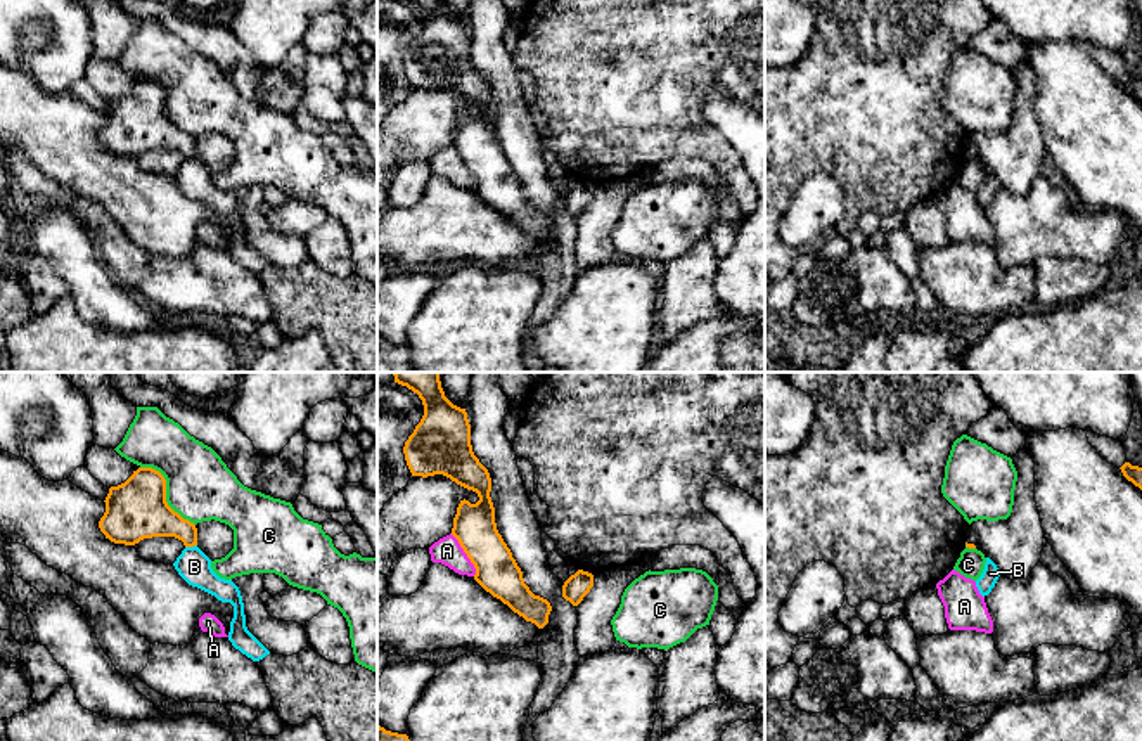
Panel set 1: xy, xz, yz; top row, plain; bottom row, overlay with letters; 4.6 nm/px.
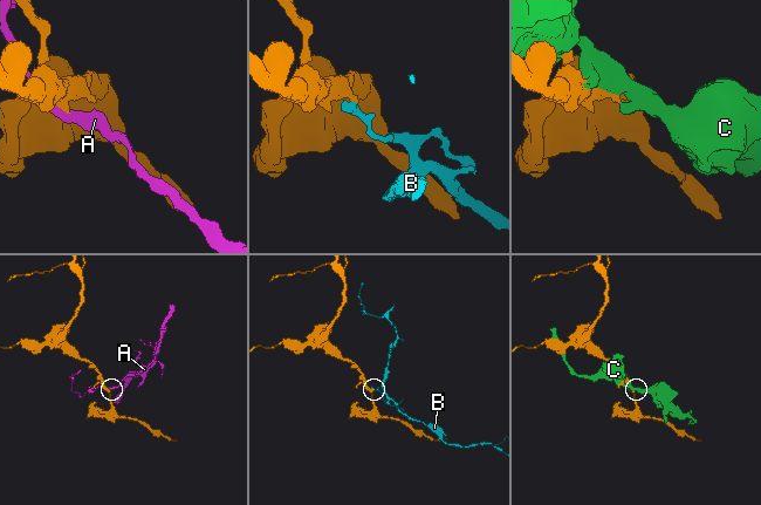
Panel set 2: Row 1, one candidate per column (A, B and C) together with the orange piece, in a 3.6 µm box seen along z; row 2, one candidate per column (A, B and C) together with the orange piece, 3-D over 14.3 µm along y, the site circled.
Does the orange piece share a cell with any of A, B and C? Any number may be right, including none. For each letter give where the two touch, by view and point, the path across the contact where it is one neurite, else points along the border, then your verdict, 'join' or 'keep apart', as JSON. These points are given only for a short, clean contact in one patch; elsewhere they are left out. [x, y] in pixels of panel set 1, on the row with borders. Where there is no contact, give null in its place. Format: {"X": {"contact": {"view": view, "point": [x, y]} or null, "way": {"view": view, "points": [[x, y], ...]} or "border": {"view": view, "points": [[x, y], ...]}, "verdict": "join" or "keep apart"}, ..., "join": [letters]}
{"A": {"contact": {"view": "xz", "point": [466, 553]}, "verdict": "keep apart"}, "B": {"contact": {"view": "xy", "point": [191, 546]}, "border": {"view": "xy", "points": [[196, 544], [186, 547]]}, "verdict": "keep apart"}, "C": {"contact": {"view": "xy", "point": [165, 492]}, "verdict": "keep apart"}, "join": []}

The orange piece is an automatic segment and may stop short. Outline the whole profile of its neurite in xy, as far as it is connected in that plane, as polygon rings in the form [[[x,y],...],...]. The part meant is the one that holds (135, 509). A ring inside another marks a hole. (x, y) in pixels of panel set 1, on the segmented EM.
[[[138,467],[121,485],[111,486],[100,532],[114,544],[135,545],[144,538],[175,537],[197,545],[197,528],[166,502],[166,480],[152,467]]]

